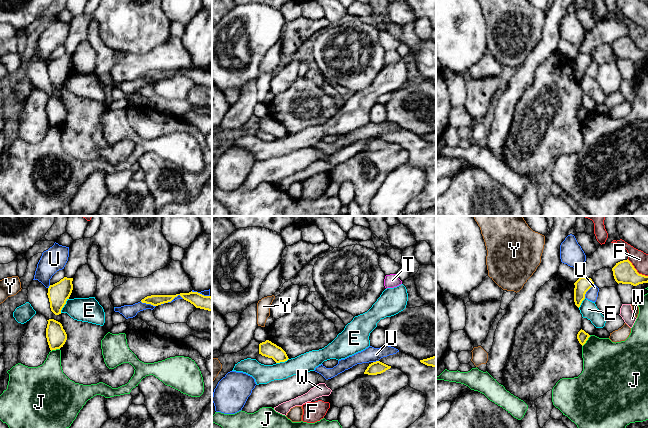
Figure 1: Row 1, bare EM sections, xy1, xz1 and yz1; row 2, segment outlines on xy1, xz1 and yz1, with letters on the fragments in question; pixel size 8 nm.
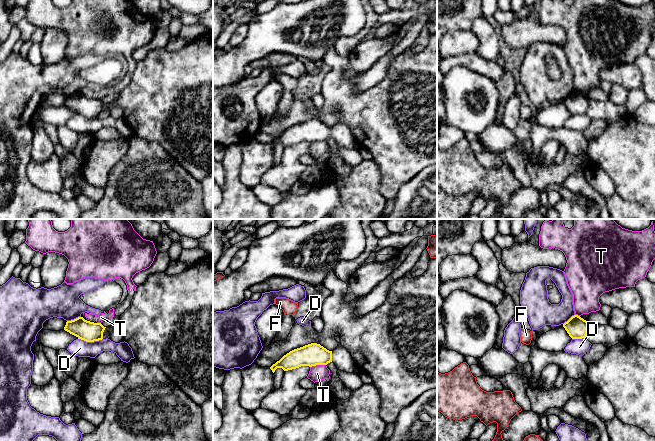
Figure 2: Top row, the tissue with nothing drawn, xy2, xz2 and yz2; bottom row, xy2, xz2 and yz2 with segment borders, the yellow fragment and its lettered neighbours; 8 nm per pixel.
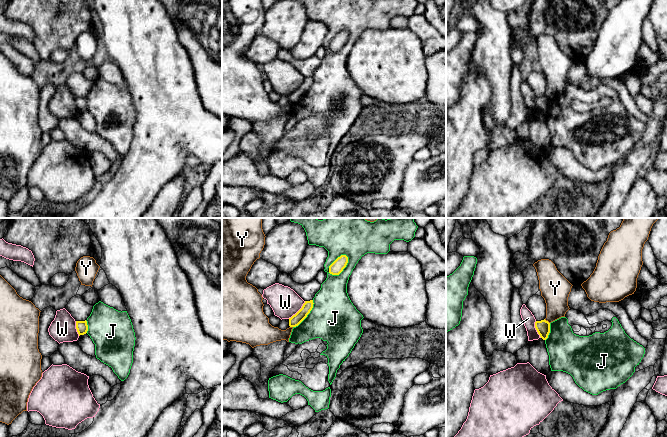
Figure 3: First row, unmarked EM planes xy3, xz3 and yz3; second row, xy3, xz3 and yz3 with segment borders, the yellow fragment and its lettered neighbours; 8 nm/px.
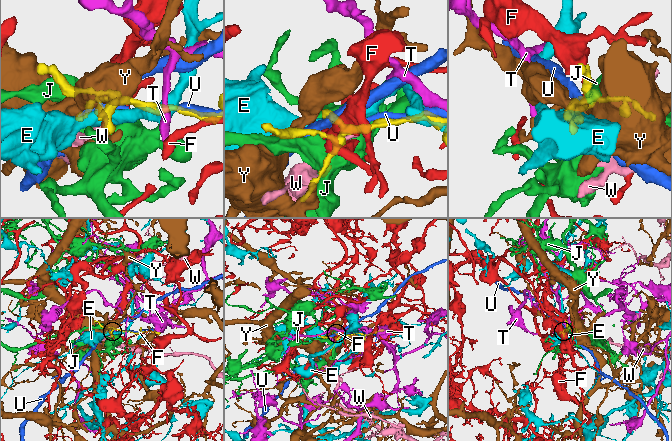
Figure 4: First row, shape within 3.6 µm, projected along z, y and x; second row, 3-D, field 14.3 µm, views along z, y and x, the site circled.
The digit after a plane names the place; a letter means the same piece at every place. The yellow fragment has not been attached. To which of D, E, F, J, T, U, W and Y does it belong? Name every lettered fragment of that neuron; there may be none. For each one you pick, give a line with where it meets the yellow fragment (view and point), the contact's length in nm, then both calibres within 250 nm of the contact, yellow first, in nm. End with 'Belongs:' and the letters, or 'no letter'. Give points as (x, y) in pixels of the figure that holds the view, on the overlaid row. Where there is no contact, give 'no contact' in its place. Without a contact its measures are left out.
Belongs: no letter

